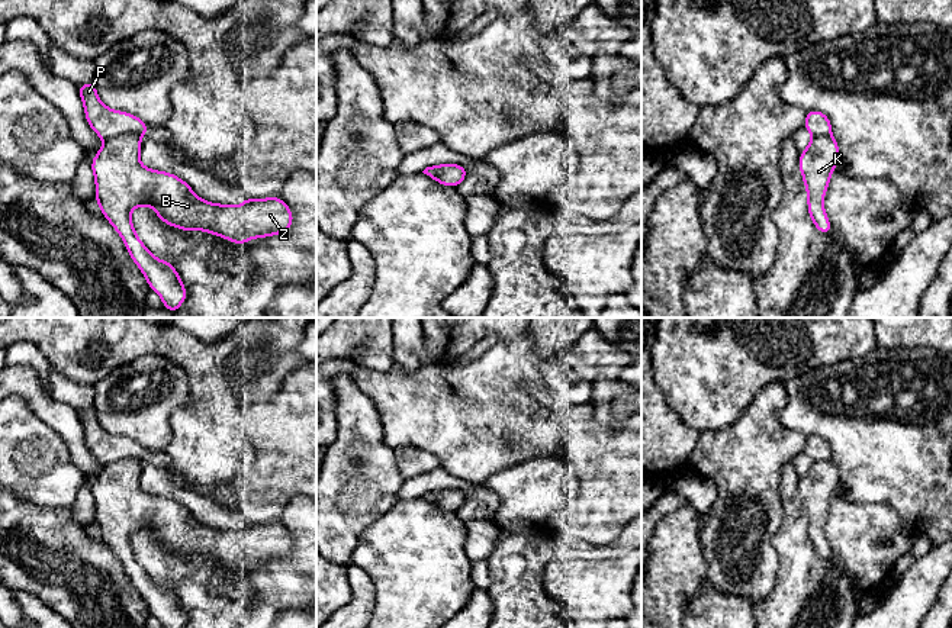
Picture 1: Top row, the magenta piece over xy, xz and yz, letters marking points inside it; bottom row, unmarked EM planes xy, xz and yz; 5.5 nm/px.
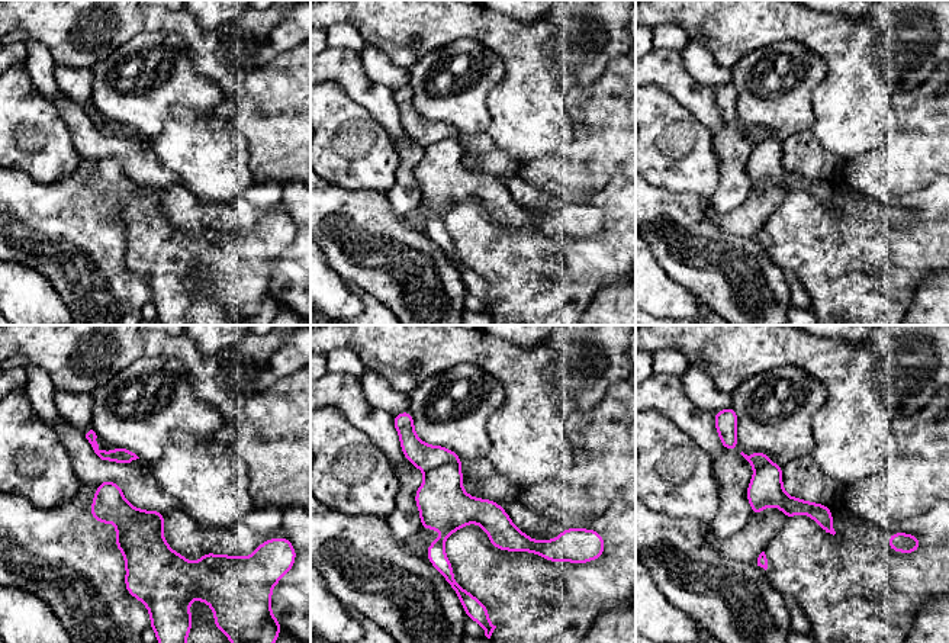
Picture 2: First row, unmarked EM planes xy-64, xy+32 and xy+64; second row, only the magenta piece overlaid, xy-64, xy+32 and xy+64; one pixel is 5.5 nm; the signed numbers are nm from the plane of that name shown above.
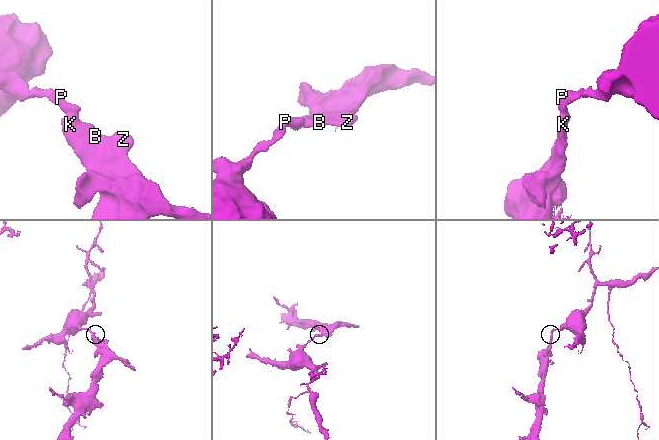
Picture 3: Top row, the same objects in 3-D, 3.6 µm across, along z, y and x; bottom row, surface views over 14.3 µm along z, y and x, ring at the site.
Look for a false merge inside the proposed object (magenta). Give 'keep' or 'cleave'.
cleave

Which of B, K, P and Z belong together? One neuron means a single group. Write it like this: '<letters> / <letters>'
B K Z / P

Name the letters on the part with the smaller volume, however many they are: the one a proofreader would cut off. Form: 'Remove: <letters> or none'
Remove: P

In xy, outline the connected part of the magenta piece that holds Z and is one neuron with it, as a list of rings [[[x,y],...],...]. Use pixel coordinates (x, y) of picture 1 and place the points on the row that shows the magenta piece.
[[[123,133],[104,141],[104,145],[91,161],[96,180],[96,202],[104,218],[122,236],[129,255],[144,273],[149,289],[161,296],[164,307],[171,313],[174,313],[187,297],[186,287],[180,281],[173,264],[155,258],[138,238],[131,219],[131,210],[134,207],[149,206],[157,212],[158,218],[170,226],[177,226],[187,232],[202,229],[232,241],[237,245],[242,245],[251,238],[284,234],[292,226],[292,210],[277,196],[270,199],[247,197],[239,206],[209,203],[197,197],[190,186],[174,174],[144,167],[139,161],[139,149],[141,136],[136,133]]]

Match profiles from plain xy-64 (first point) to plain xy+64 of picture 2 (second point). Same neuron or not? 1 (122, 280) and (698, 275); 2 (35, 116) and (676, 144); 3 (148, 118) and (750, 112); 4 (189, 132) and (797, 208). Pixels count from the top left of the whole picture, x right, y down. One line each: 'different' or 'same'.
1: same
2: same
3: same
4: different

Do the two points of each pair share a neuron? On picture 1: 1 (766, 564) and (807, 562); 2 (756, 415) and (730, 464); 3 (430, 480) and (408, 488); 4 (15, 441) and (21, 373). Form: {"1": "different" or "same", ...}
{"1": "different", "2": "same", "3": "same", "4": "different"}

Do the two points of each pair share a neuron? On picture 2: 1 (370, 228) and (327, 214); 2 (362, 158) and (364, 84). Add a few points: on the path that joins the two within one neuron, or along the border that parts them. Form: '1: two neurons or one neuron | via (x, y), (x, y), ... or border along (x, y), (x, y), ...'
1: one neuron | via (360, 228), (353, 228), (337, 219)
2: two neurons | border along (337, 84), (386, 131)

